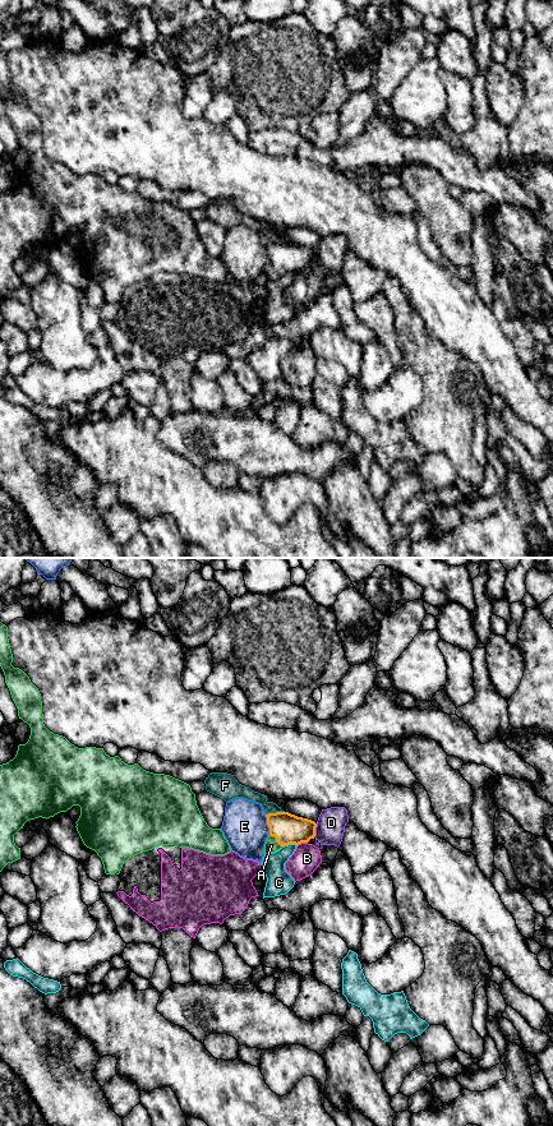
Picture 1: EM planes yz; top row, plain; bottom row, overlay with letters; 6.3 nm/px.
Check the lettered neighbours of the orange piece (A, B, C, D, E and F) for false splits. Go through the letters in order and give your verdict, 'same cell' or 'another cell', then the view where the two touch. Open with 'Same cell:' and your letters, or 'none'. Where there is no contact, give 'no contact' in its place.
Same cell: A
A: same cell | yz
B: another cell | yz
C: another cell | yz
D: another cell | yz
E: another cell | yz
F: another cell | yz

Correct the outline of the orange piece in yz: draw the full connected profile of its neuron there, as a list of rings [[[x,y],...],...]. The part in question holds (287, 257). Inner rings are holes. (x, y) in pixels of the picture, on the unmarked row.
[[[289,240],[268,241],[267,253],[269,263],[264,272],[264,282],[275,281],[289,272],[308,271],[315,264],[317,251]]]

